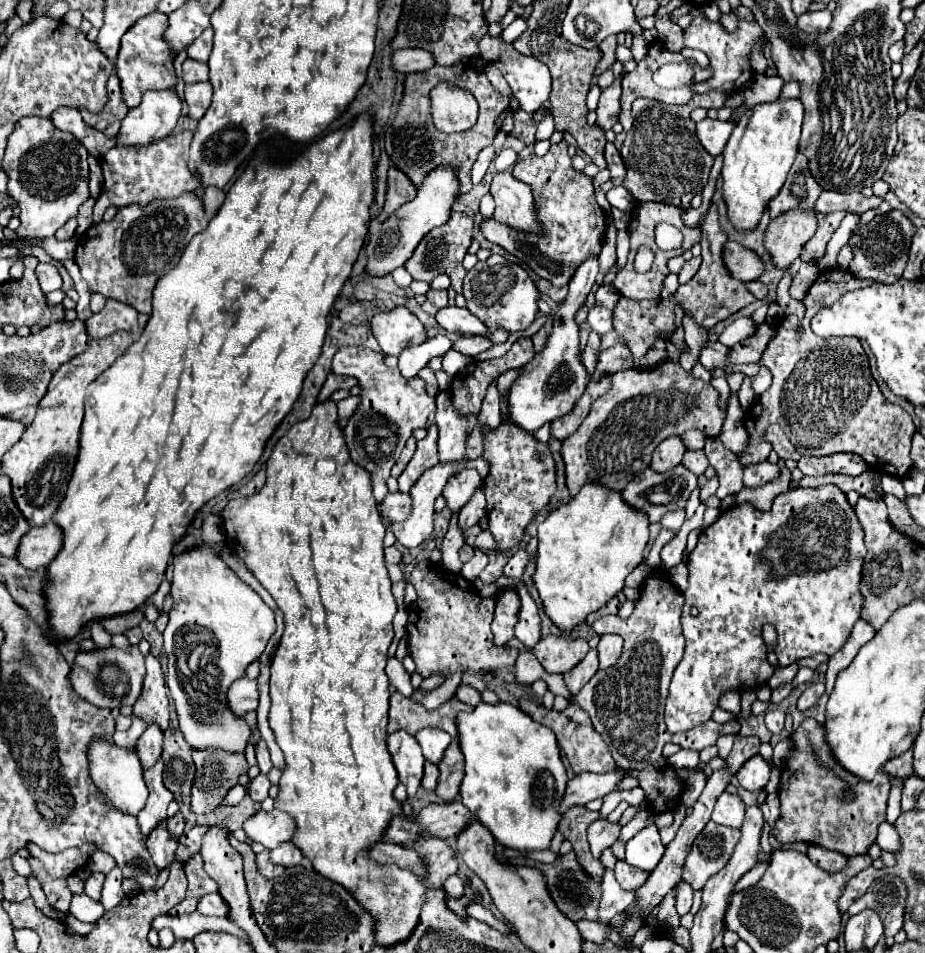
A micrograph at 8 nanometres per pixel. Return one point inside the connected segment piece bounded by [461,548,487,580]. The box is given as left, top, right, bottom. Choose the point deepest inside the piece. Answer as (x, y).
(472, 569)

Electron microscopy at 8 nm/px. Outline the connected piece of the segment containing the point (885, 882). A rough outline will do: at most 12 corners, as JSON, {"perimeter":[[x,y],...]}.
{"perimeter":[[883,876],[849,906],[879,912],[885,936],[903,928],[907,888]]}

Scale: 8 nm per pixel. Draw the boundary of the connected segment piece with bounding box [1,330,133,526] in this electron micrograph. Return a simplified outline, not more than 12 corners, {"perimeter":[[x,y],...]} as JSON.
{"perimeter":[[127,330],[57,370],[1,458],[31,526],[57,512],[77,462],[85,394]]}

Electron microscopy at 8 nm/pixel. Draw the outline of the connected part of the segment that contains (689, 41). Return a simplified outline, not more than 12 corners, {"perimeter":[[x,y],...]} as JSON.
{"perimeter":[[698,16],[685,30],[685,48],[707,54],[713,76],[699,92],[737,92],[753,70],[749,52],[759,24],[739,22],[728,33]]}

